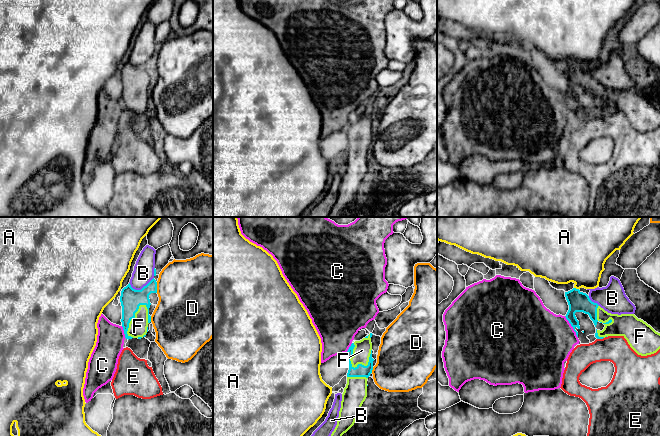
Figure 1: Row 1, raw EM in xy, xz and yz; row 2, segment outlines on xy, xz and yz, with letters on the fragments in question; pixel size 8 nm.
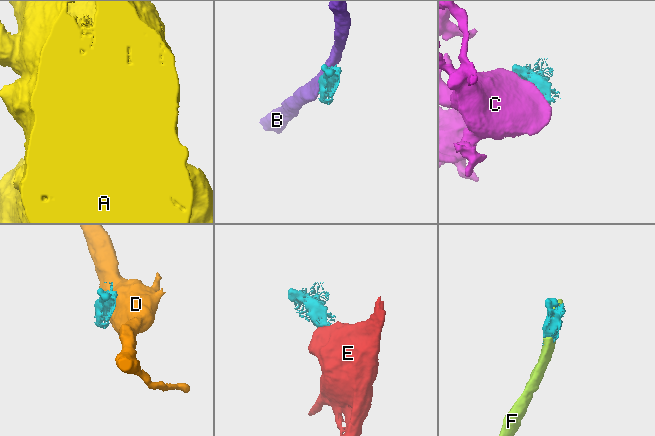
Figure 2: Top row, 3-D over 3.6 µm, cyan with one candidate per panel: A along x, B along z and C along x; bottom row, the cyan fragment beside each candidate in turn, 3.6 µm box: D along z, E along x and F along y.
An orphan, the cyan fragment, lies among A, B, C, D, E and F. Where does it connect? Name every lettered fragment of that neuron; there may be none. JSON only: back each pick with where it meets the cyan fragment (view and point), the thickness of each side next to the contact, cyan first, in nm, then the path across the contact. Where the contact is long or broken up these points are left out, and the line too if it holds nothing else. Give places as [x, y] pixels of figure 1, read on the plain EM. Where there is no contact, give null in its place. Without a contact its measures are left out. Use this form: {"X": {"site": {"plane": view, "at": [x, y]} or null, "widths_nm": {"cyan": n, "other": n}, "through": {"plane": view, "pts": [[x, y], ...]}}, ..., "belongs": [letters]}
{"F": {"site": {"plane": "xy", "at": [133, 93]}, "widths_nm": {"cyan": 170, "other": 140}}, "belongs": ["F"]}

